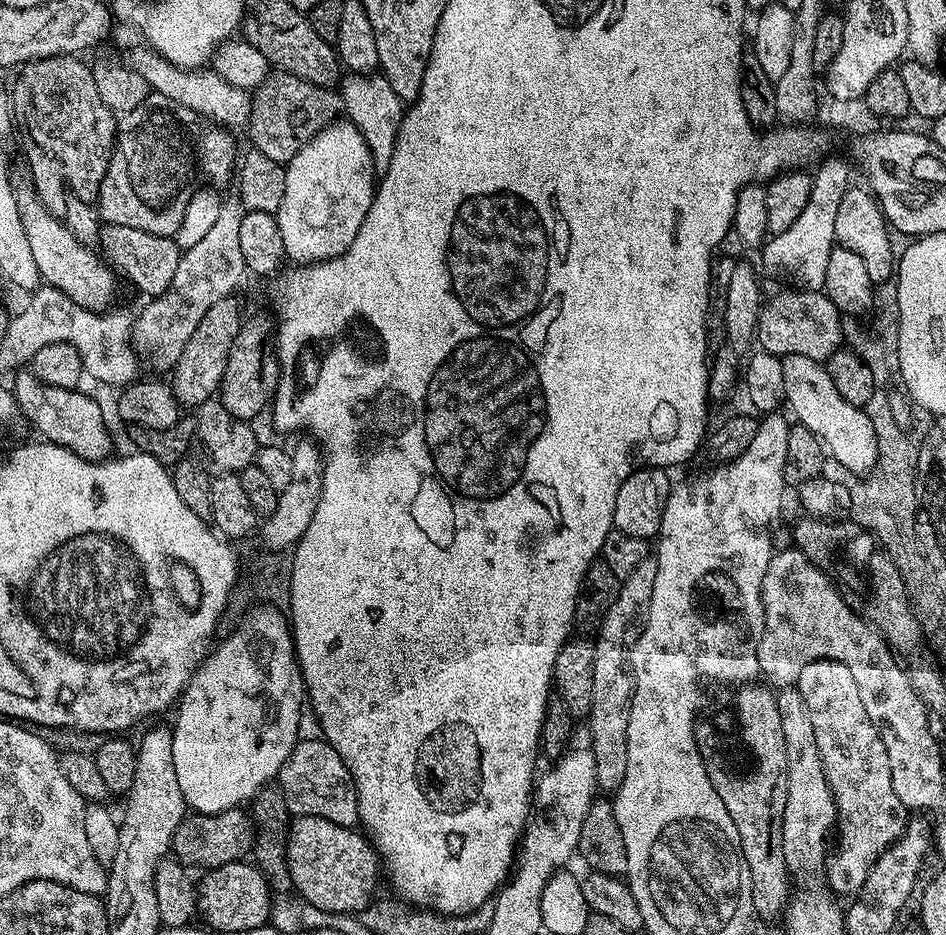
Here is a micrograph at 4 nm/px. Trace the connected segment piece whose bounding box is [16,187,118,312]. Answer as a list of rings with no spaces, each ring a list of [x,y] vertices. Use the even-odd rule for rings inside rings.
[[[31,187],[20,188],[16,198],[30,251],[34,254],[35,262],[40,265],[41,281],[62,290],[62,294],[71,297],[83,308],[89,308],[91,312],[105,311],[116,296],[117,273],[99,255],[96,257],[89,245],[78,242],[68,225],[46,210]]]

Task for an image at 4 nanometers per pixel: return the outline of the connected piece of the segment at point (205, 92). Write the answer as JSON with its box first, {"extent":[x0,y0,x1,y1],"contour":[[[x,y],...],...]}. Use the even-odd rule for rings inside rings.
{"extent":[126,46,252,133],"contour":[[[141,46],[126,56],[127,63],[142,78],[146,78],[149,89],[153,93],[167,98],[173,105],[181,104],[192,112],[201,112],[213,125],[233,133],[243,133],[252,121],[252,97],[249,89],[230,86],[214,70],[189,70],[179,68],[164,56],[159,56],[153,48]]]}

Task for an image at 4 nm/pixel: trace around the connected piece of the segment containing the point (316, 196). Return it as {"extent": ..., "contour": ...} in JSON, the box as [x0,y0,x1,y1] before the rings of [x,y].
{"extent":[275,118,378,265],"contour":[[[337,118],[327,124],[324,129],[285,167],[285,193],[282,202],[275,213],[278,228],[282,232],[285,243],[285,257],[297,265],[317,264],[320,260],[333,260],[340,256],[354,242],[354,234],[362,226],[366,214],[372,205],[378,183],[377,169],[372,161],[371,150],[367,148],[366,140],[359,132],[358,126],[347,118]]]}

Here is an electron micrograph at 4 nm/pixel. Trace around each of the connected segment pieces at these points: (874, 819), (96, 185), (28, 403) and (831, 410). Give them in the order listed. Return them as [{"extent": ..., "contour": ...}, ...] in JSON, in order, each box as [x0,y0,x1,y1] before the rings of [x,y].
[{"extent":[794,660,906,898],"contour":[[[812,660],[810,666],[802,670],[794,686],[802,694],[802,702],[806,702],[806,714],[810,714],[810,726],[814,726],[814,738],[818,742],[822,770],[826,774],[826,782],[834,794],[836,803],[834,825],[836,857],[833,860],[831,857],[827,861],[826,884],[837,897],[852,898],[866,882],[866,876],[879,856],[903,834],[906,810],[902,802],[898,802],[898,794],[894,794],[894,782],[890,774],[890,754],[886,754],[886,746],[882,742],[880,732],[874,726],[874,722],[870,722],[870,714],[866,714],[862,698],[858,698],[858,682],[854,682],[850,670],[846,670],[846,666],[842,666],[842,662],[837,660]]]},{"extent":[11,55,118,202],"contour":[[[79,55],[51,56],[41,60],[30,60],[19,69],[16,81],[11,81],[12,114],[15,127],[20,128],[24,140],[28,143],[28,164],[37,180],[56,184],[59,177],[67,185],[71,195],[82,201],[92,202],[100,195],[102,178],[108,169],[112,150],[116,146],[118,120],[112,111],[98,98],[98,89],[94,87],[94,74],[87,63],[83,64]]]},{"extent":[12,369,112,461],"contour":[[[19,369],[13,376],[12,389],[21,417],[35,426],[47,443],[62,445],[88,461],[107,459],[112,442],[101,406],[79,389],[50,386],[37,378],[31,369]]]},{"extent":[782,354,876,474],"contour":[[[790,354],[782,359],[783,385],[787,407],[792,407],[795,419],[820,439],[827,455],[832,456],[848,472],[867,474],[876,467],[876,435],[864,408],[847,404],[834,387],[827,367],[814,358],[802,354]]]}]

